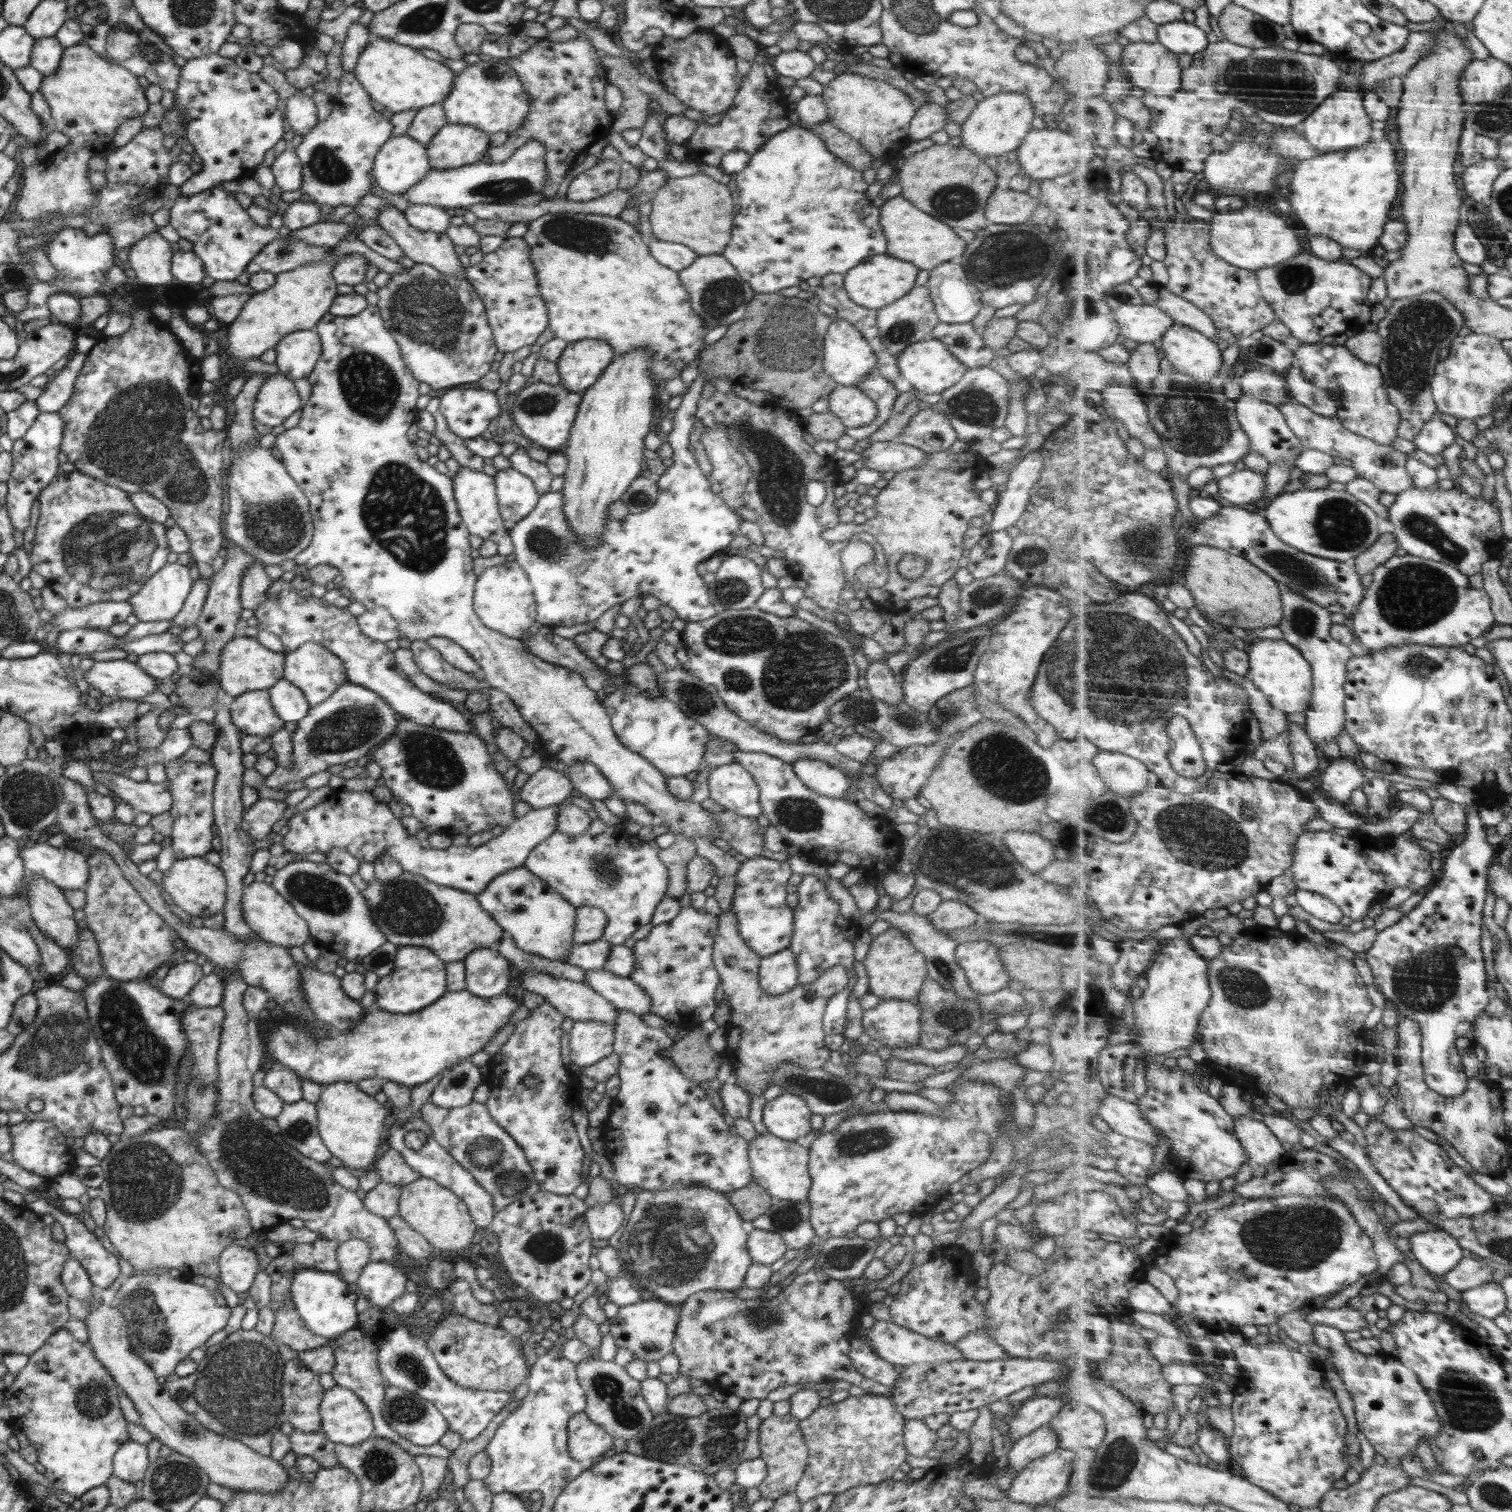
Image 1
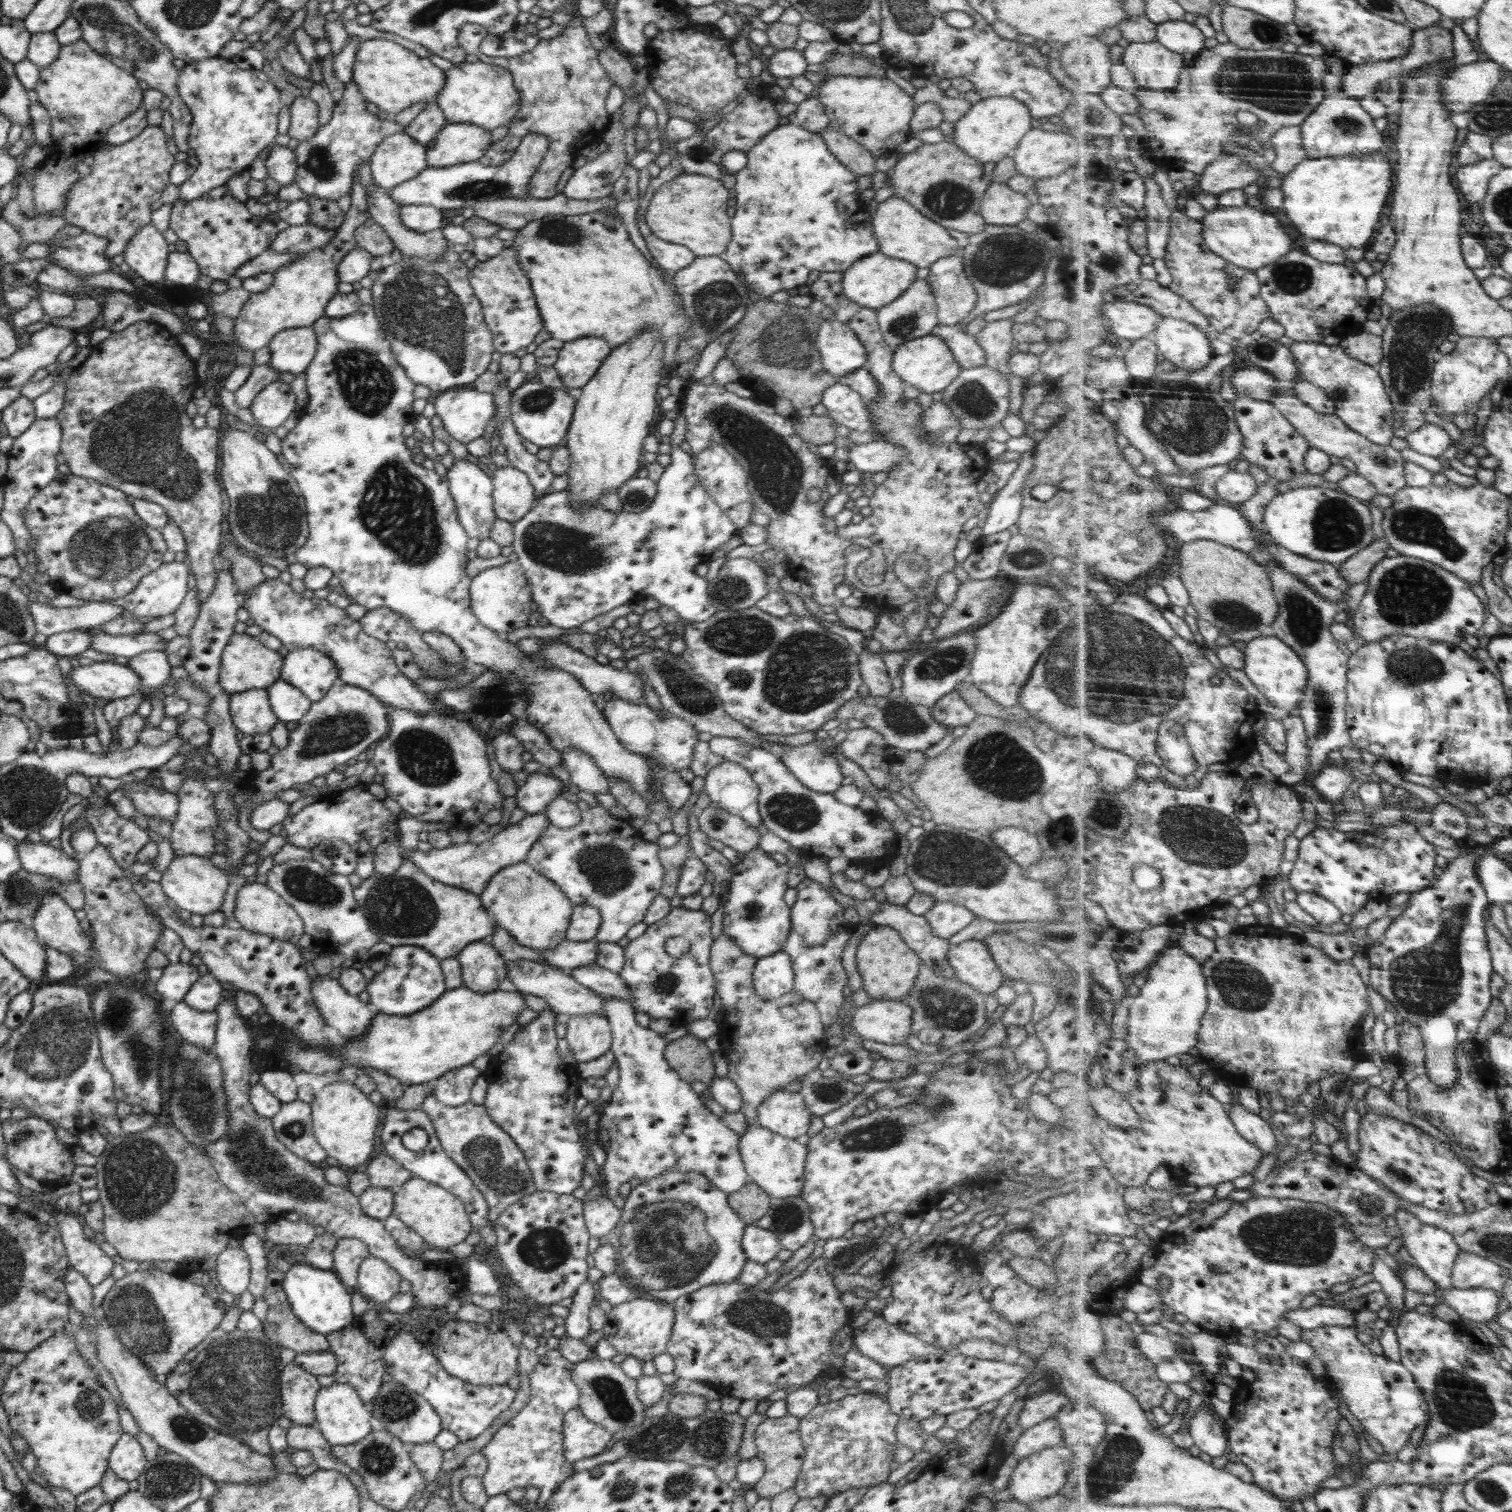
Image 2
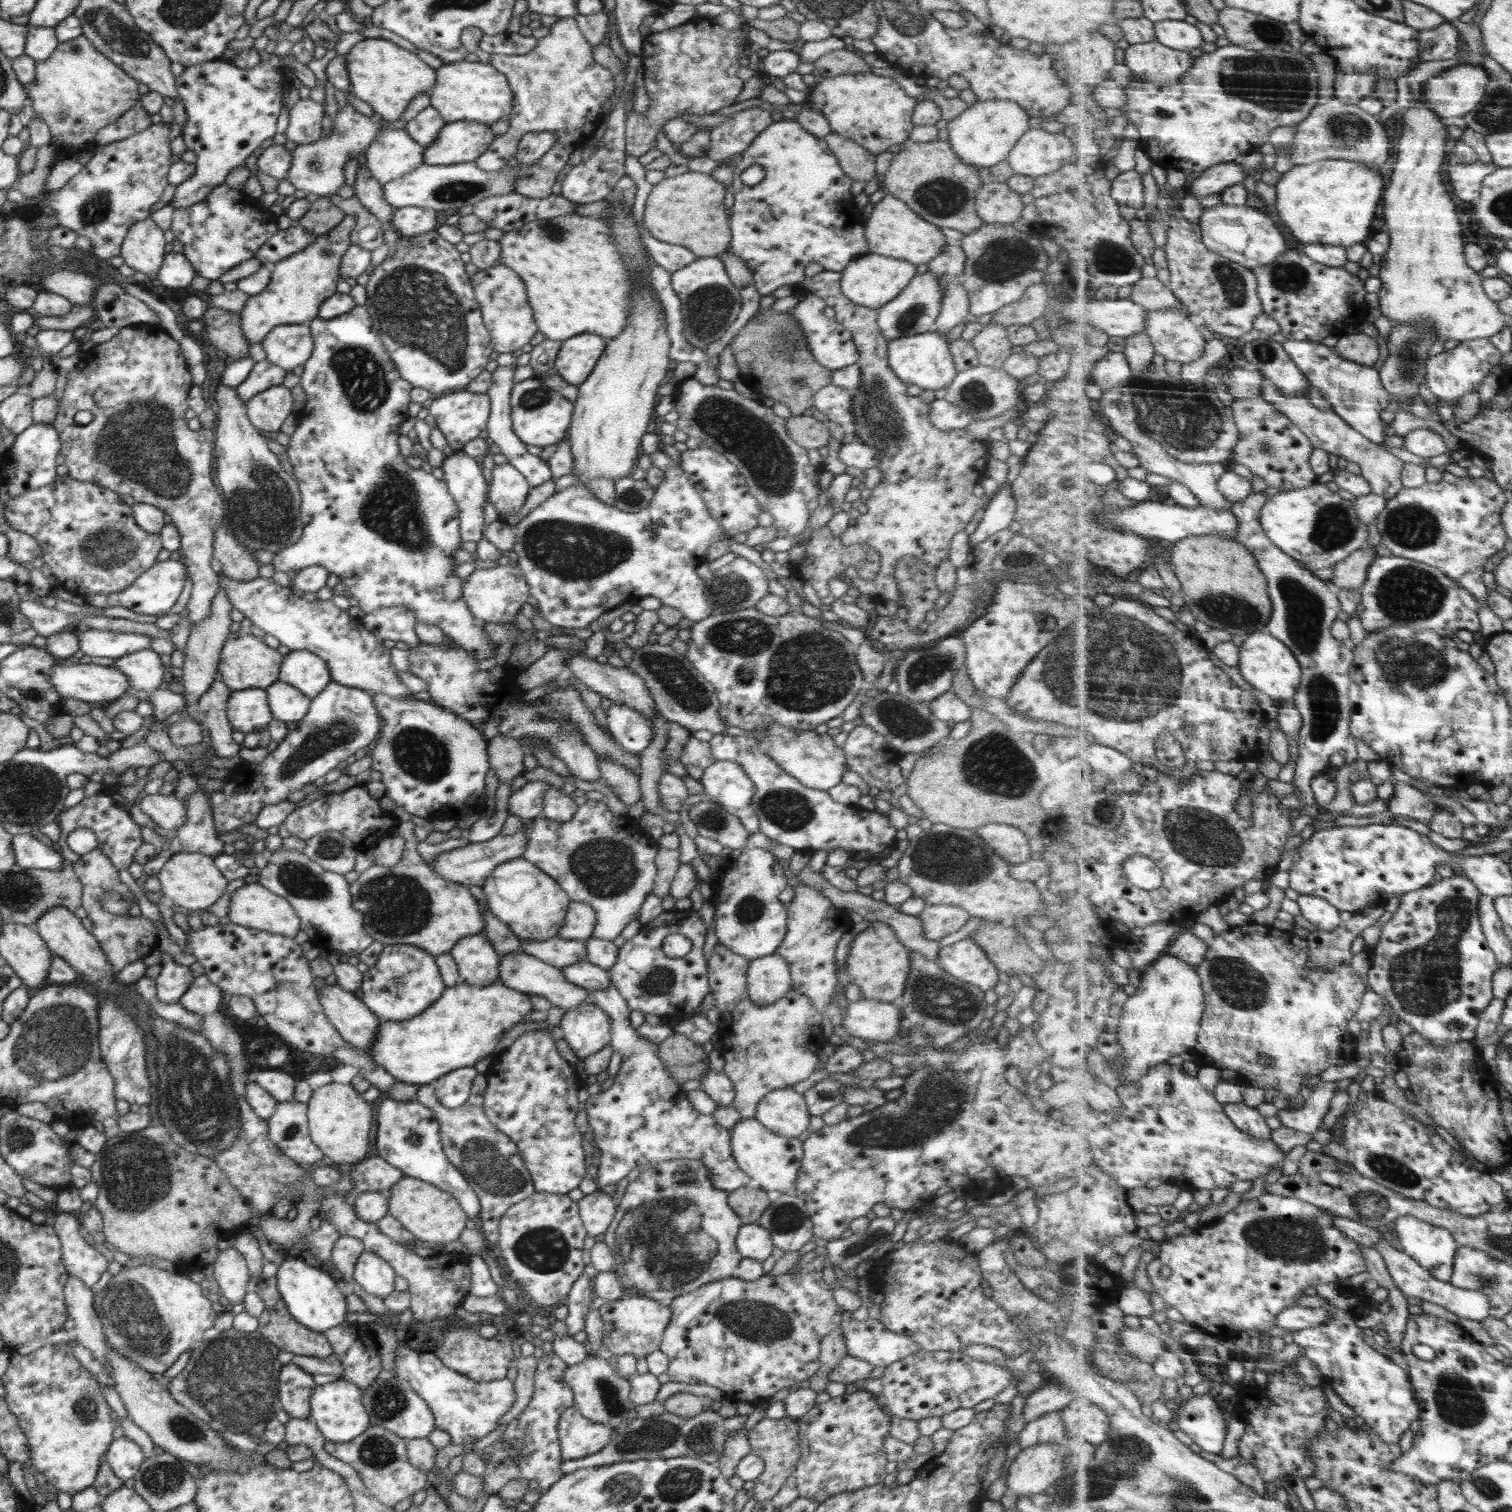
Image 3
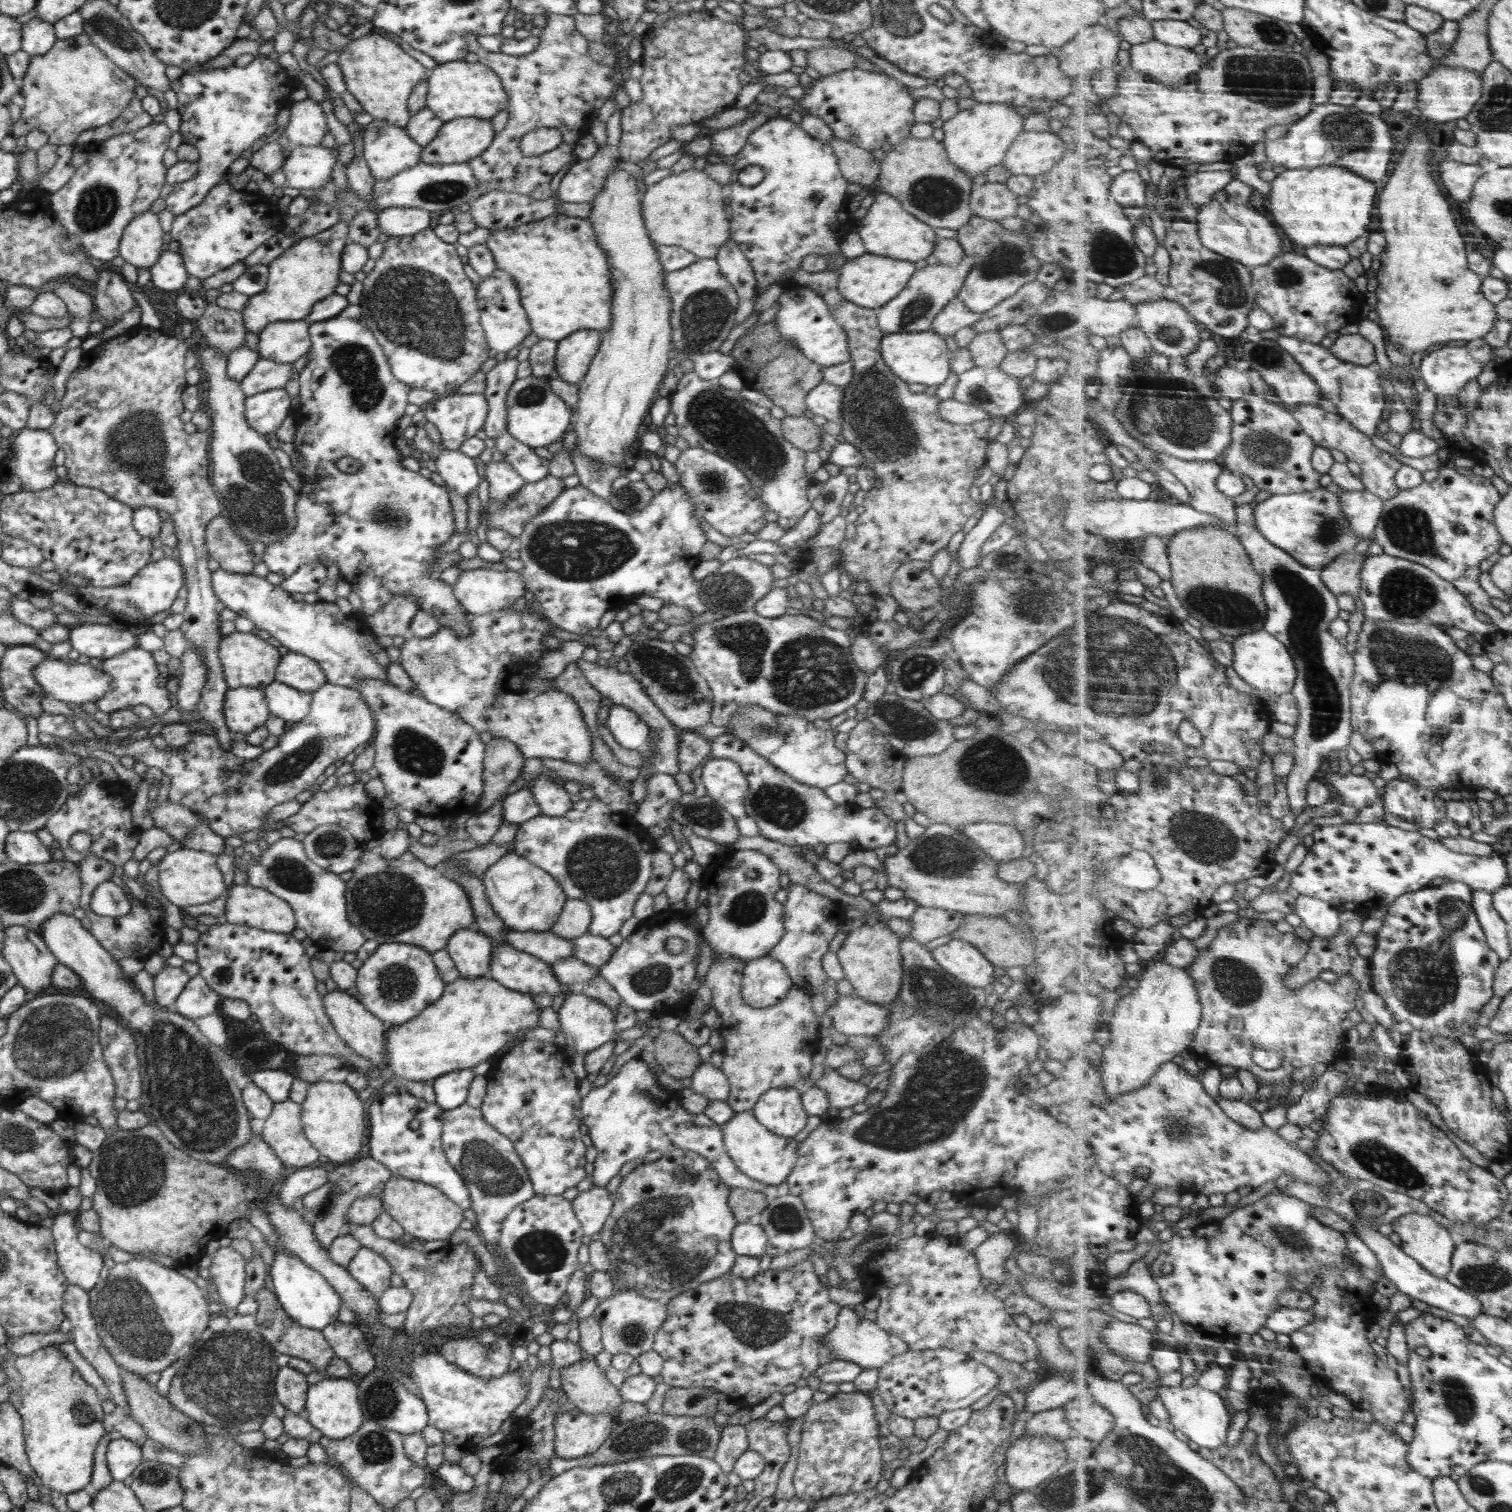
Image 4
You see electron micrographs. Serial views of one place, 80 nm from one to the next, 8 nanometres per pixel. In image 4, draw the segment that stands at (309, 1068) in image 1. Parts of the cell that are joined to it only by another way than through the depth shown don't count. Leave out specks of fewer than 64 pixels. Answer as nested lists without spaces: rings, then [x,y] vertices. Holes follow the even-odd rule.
[[[458,977],[445,983],[444,992],[440,998],[426,1007],[418,1016],[407,1020],[404,1024],[388,1027],[386,1033],[386,1062],[394,1075],[410,1081],[433,1082],[438,1076],[446,1073],[473,1069],[481,1062],[496,1059],[496,1053],[511,1040],[516,1032],[524,1028],[535,1028],[541,1013],[541,1008],[531,993],[521,993],[506,988],[502,983],[488,977],[477,979]]]

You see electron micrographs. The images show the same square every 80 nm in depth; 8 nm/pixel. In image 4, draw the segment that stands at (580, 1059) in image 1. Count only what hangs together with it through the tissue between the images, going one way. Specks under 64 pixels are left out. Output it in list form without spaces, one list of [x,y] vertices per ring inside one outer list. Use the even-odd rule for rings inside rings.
[[[584,993],[568,995],[557,1013],[566,1046],[575,1052],[586,1054],[615,1038],[614,1013]]]

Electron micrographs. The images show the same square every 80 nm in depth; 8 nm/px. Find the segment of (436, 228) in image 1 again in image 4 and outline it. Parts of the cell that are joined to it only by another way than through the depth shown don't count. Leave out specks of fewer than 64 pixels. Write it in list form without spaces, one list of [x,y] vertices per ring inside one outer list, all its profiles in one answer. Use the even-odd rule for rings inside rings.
[[[393,207],[377,212],[378,230],[390,237],[413,235],[430,226],[430,211]]]

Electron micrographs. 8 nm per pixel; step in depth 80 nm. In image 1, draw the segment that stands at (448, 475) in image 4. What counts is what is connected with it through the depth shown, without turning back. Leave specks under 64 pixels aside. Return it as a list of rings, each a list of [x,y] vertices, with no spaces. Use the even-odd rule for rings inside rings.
[[[460,467],[457,474],[451,476],[453,482],[453,495],[457,507],[470,534],[480,536],[485,541],[494,541],[497,544],[497,554],[508,556],[514,552],[514,545],[510,538],[508,527],[510,526],[499,513],[495,480],[483,471]]]

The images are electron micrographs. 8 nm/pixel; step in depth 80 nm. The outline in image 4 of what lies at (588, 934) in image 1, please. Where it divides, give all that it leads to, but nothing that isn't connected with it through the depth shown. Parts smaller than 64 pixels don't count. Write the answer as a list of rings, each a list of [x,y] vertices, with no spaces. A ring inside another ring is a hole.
[[[567,898],[551,931],[562,938],[575,939],[577,936],[588,933],[591,920],[591,908],[587,902]]]

